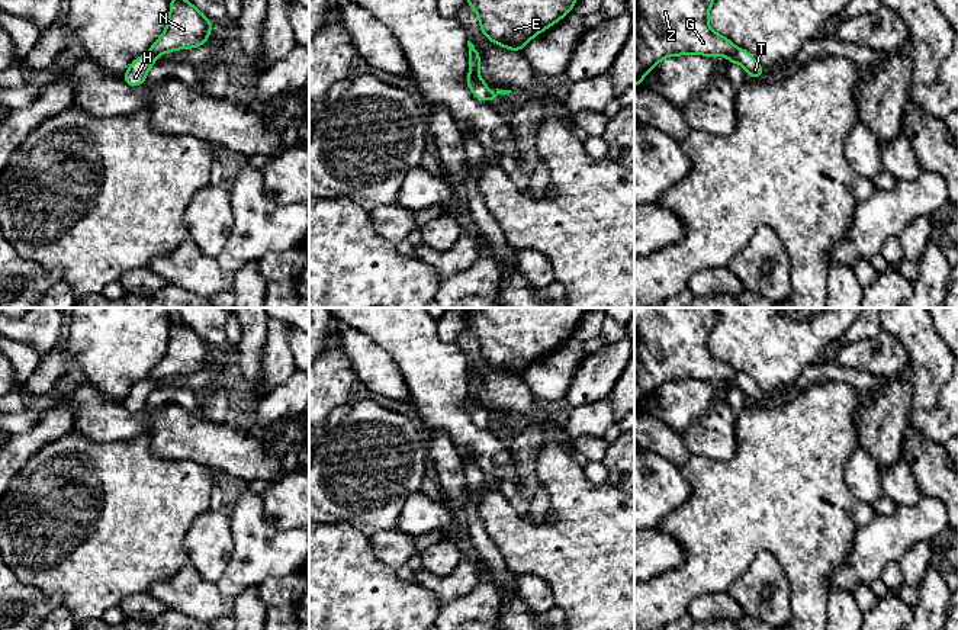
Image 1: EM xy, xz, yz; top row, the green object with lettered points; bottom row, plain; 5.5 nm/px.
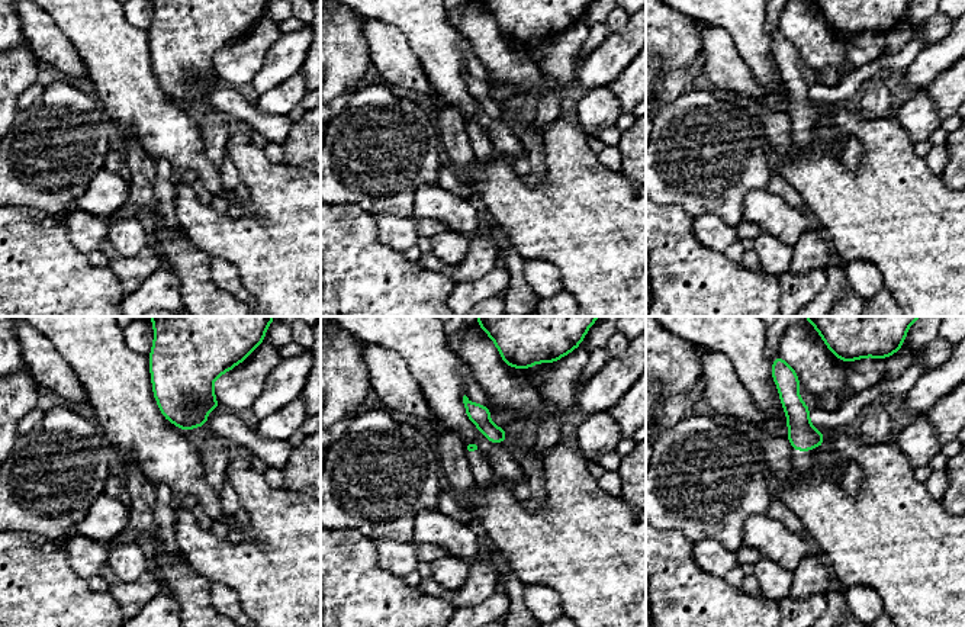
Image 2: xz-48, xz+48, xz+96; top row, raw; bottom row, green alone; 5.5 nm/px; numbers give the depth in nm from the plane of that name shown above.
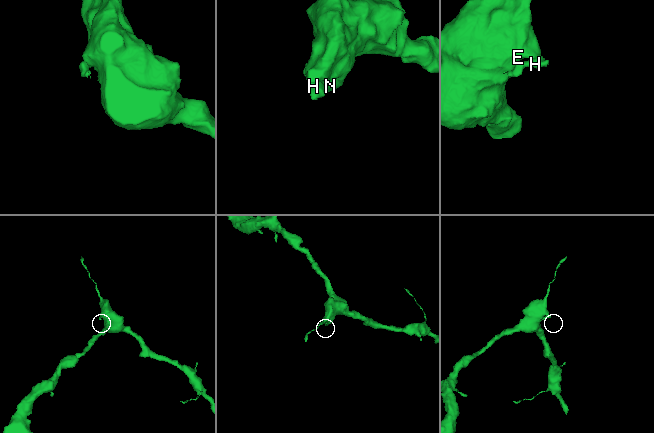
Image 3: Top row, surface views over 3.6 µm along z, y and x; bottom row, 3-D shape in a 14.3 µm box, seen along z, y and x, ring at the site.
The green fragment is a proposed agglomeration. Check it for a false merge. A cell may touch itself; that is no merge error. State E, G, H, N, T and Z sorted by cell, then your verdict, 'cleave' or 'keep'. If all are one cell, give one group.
E G N Z / H T | cleave

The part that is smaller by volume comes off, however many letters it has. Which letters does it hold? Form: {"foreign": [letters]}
{"foreign": ["H", "T"]}

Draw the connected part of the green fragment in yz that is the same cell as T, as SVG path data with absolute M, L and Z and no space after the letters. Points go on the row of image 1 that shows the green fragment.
M737 49L733 55L730 55L727 64L733 62L742 64L750 78L761 78L765 75L762 65L746 49Z

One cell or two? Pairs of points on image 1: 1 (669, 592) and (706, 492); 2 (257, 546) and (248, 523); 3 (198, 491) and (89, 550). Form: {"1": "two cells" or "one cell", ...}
{"1": "one cell", "2": "one cell", "3": "one cell"}

